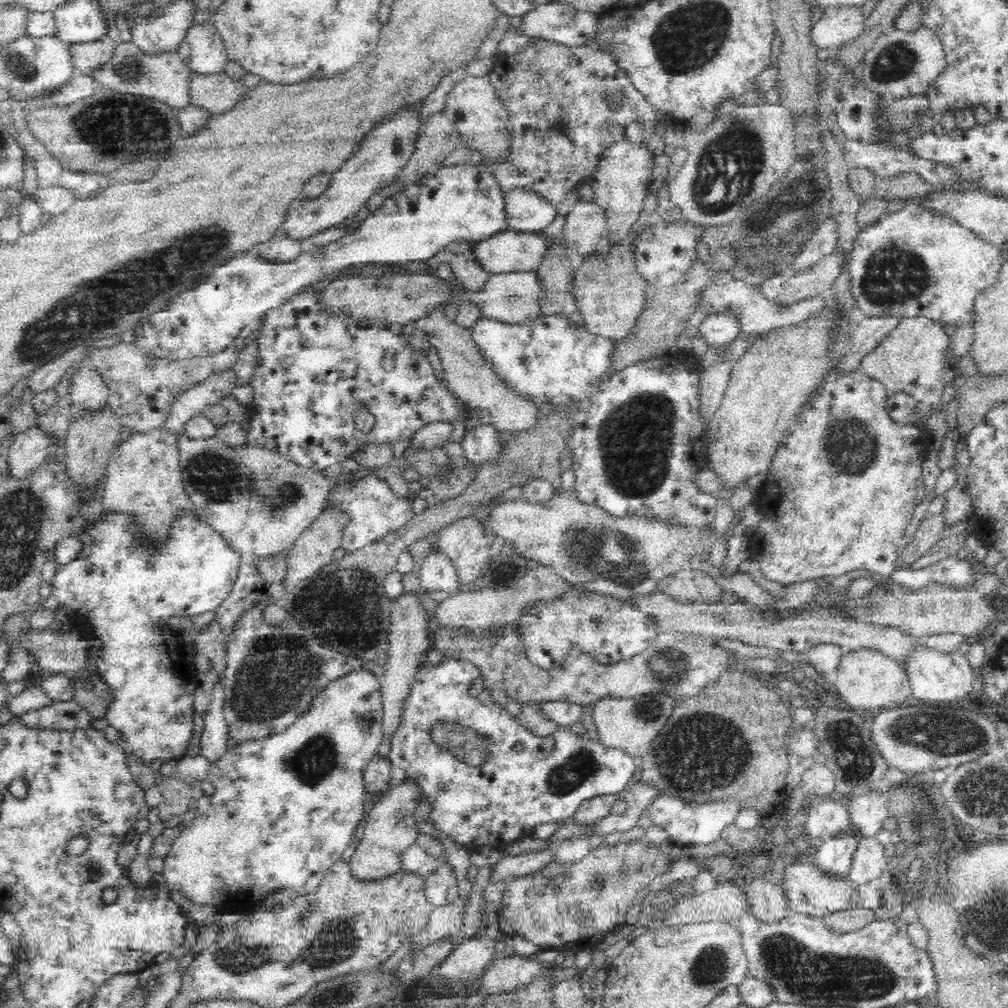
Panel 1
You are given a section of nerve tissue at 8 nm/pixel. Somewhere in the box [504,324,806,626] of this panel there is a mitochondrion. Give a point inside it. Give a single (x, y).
(635, 442)

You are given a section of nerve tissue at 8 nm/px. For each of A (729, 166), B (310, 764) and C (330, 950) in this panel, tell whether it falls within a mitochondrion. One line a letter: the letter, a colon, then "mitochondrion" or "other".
A: mitochondrion
B: mitochondrion
C: mitochondrion

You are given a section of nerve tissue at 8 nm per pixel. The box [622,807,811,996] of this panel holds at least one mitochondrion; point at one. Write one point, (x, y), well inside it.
(710, 966)

